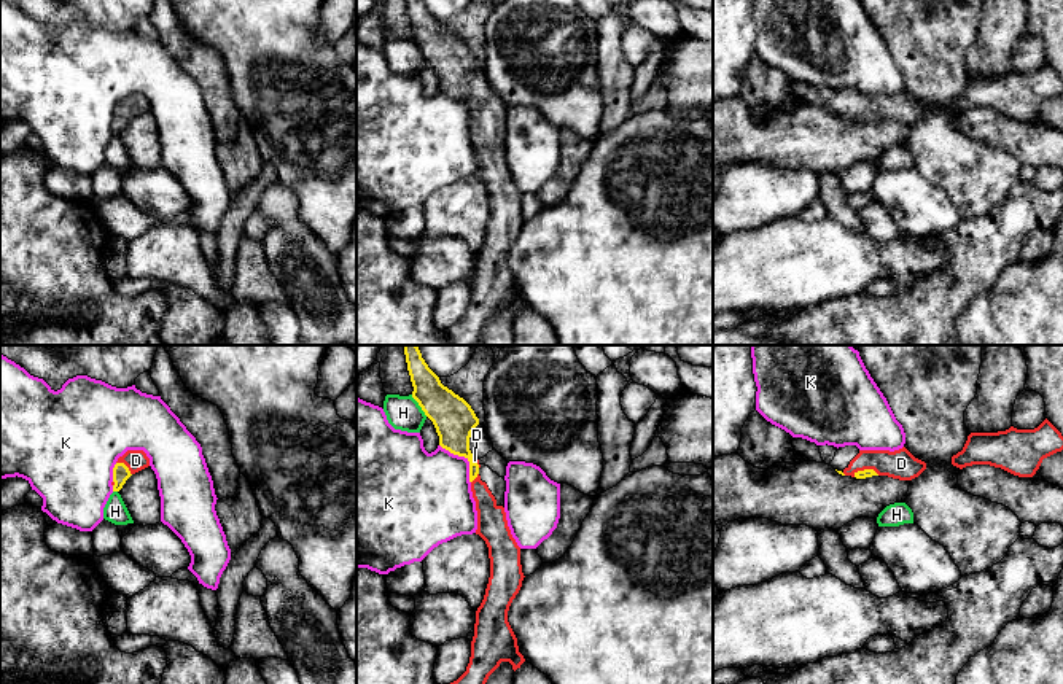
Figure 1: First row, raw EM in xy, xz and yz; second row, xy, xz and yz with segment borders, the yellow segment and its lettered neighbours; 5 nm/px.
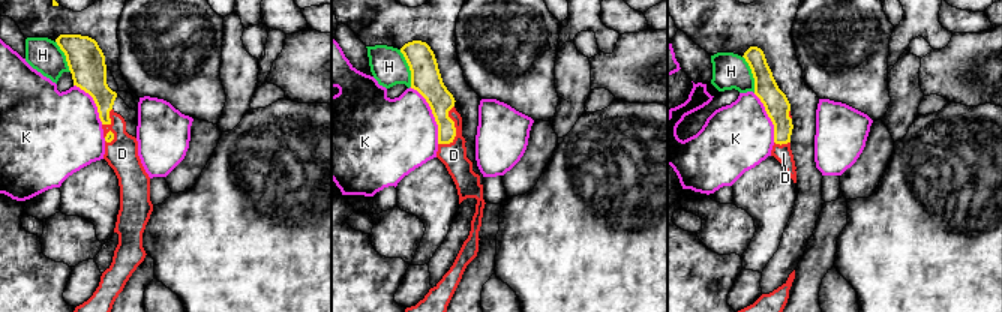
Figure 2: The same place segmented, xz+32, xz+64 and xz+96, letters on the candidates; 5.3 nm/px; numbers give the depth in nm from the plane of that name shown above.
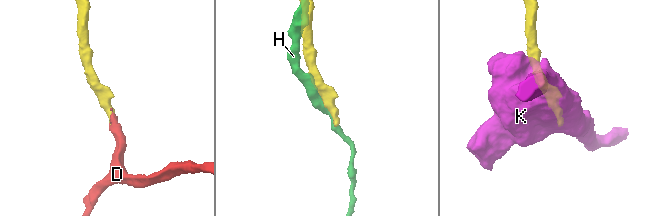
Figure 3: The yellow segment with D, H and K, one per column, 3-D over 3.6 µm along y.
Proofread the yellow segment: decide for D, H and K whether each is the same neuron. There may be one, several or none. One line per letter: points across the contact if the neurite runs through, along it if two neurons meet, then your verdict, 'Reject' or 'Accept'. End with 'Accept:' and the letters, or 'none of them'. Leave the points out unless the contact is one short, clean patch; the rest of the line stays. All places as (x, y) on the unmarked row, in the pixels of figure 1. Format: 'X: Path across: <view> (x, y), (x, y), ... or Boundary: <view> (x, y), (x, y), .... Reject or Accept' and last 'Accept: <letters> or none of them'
D: Path across: yz (868, 116), (866, 113), (872, 107), (901, 107). Accept
H: Reject
K: Reject
Accept: D

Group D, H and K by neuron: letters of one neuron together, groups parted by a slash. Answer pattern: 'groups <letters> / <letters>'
groups D / H / K

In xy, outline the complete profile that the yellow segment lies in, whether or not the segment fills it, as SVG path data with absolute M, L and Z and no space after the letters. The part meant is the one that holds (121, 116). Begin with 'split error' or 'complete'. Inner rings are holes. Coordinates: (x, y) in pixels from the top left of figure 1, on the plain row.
split error; M127 94L123 100L118 102L113 111L113 135L119 135L126 124L150 110L150 102L143 94Z

